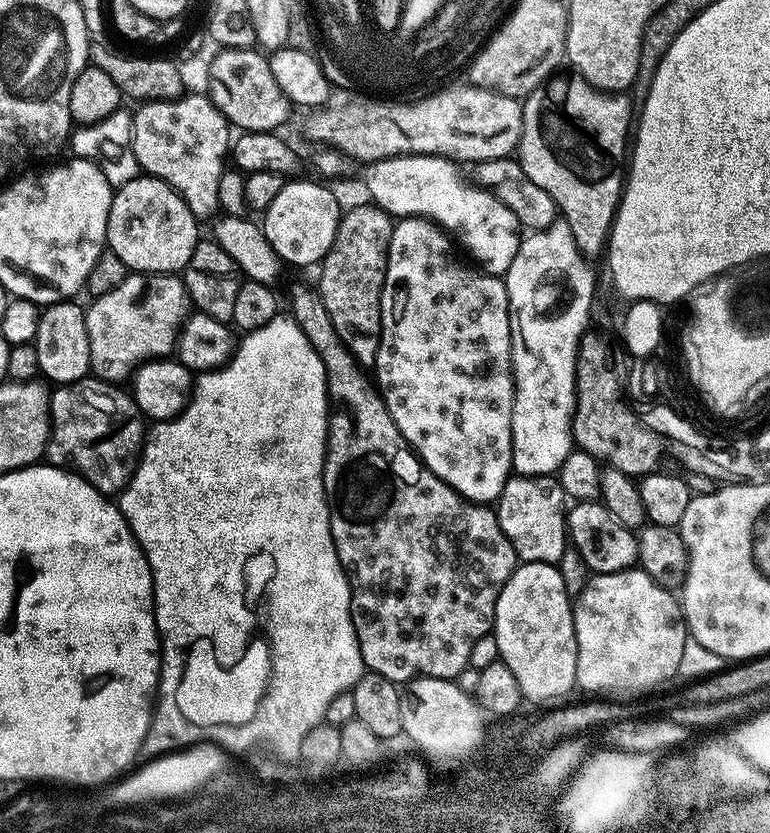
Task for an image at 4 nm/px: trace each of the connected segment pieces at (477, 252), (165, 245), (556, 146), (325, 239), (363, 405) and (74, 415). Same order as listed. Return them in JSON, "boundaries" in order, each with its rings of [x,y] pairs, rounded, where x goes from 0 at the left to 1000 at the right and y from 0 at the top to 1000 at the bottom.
{"boundaries":[[[[513,187],[505,192],[490,192],[479,196],[470,206],[475,221],[481,223],[482,244],[487,245],[510,262],[527,259],[555,259],[566,265],[578,279],[594,289],[603,292],[603,298],[614,307],[612,311],[636,331],[653,333],[662,324],[662,315],[668,315],[668,305],[673,305],[673,295],[678,287],[678,270],[673,262],[642,230],[617,223],[614,220],[600,221],[592,208],[594,198],[578,192],[574,187]]],[[[183,209],[149,227],[143,242],[143,262],[138,271],[139,301],[153,305],[158,315],[177,329],[234,329],[252,305],[252,295],[262,287],[261,270],[238,238],[219,221],[203,211]]],[[[752,89],[727,90],[718,90],[696,104],[688,114],[679,116],[681,136],[678,137],[678,161],[675,162],[673,191],[683,214],[688,214],[688,218],[694,218],[700,226],[709,228],[709,233],[714,233],[714,238],[719,238],[726,258],[738,268],[745,281],[745,291],[751,295],[751,300],[765,310],[773,310],[778,303],[781,306],[786,301],[787,289],[795,276],[795,267],[800,263],[800,252],[805,247],[805,238],[813,220],[813,184],[818,178],[818,155],[822,152],[818,146],[821,121],[810,110],[783,110],[781,106],[774,106]]],[[[379,214],[369,220],[366,228],[351,247],[342,251],[340,273],[345,291],[364,307],[370,318],[386,317],[395,322],[399,317],[414,318],[434,291],[434,281],[442,270],[443,250],[427,222],[410,216]]],[[[395,341],[381,343],[377,378],[386,391],[395,397],[397,406],[403,406],[403,415],[408,415],[413,430],[418,430],[418,439],[423,444],[430,499],[426,505],[425,538],[421,541],[421,592],[426,599],[429,636],[436,664],[442,678],[452,689],[452,701],[457,705],[457,745],[465,776],[470,780],[474,803],[496,809],[496,814],[509,818],[516,824],[529,822],[531,816],[539,816],[543,812],[591,818],[592,810],[608,802],[610,780],[616,777],[616,771],[621,771],[621,766],[635,762],[640,758],[647,713],[652,713],[652,703],[657,703],[662,689],[673,681],[668,655],[662,655],[657,641],[652,641],[652,631],[647,627],[643,613],[635,606],[618,605],[591,591],[584,582],[574,579],[574,574],[564,570],[545,553],[545,549],[530,537],[527,526],[517,516],[512,502],[506,502],[506,492],[501,492],[501,483],[495,478],[487,460],[479,453],[478,456],[473,453],[474,443],[452,424],[444,406],[439,406],[439,396],[434,396],[434,387],[429,387],[429,377],[423,377],[423,367],[409,345],[399,346]]],[[[116,449],[101,459],[79,461],[66,472],[68,521],[60,539],[61,556],[87,559],[136,593],[155,593],[166,585],[190,527],[190,504],[182,489],[156,466]]]]}

